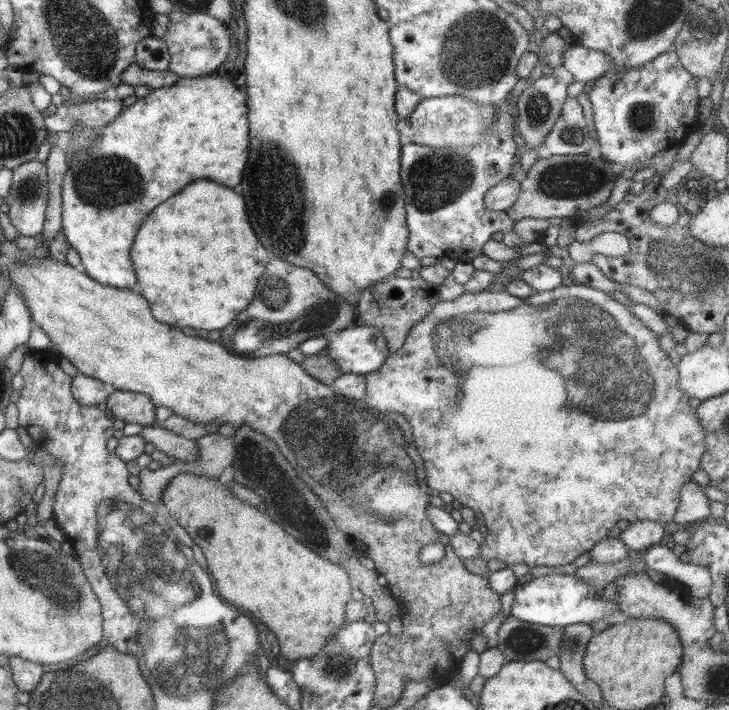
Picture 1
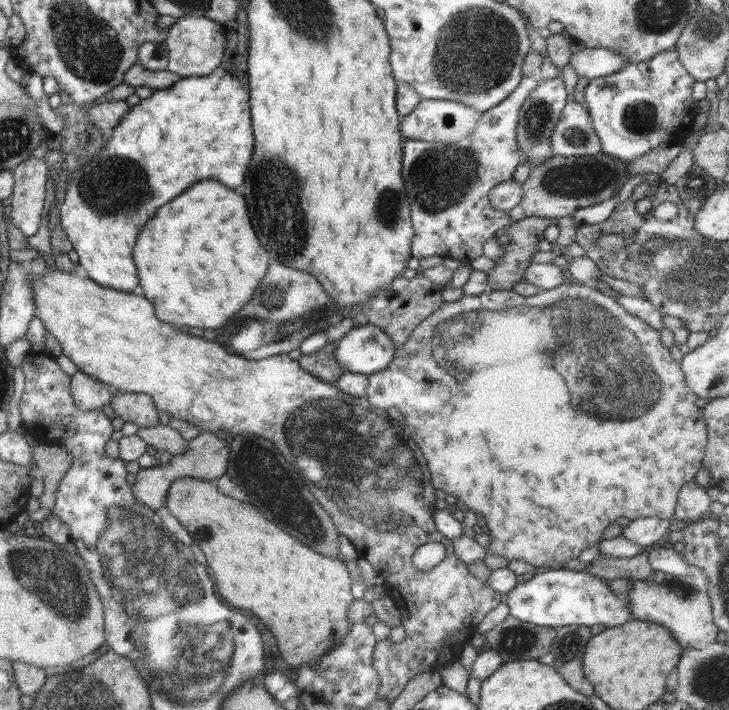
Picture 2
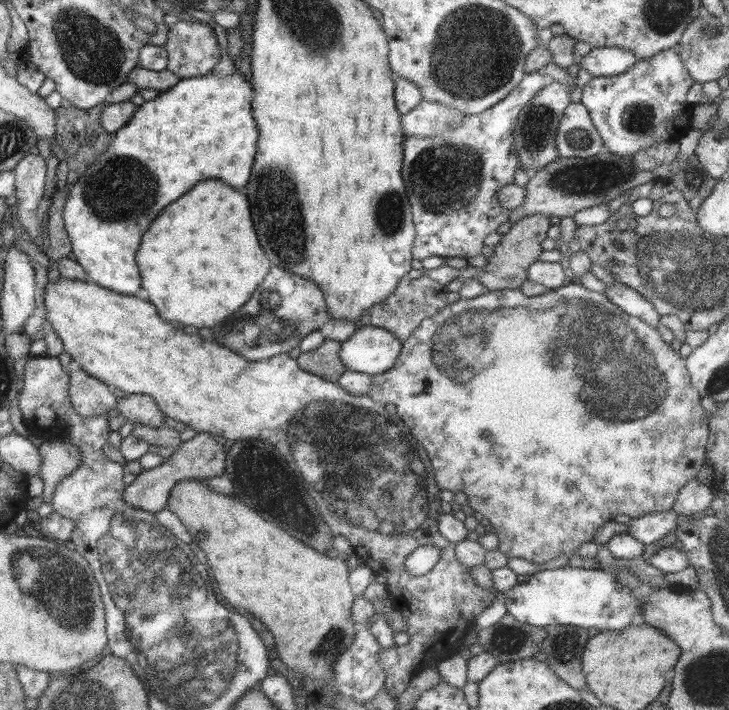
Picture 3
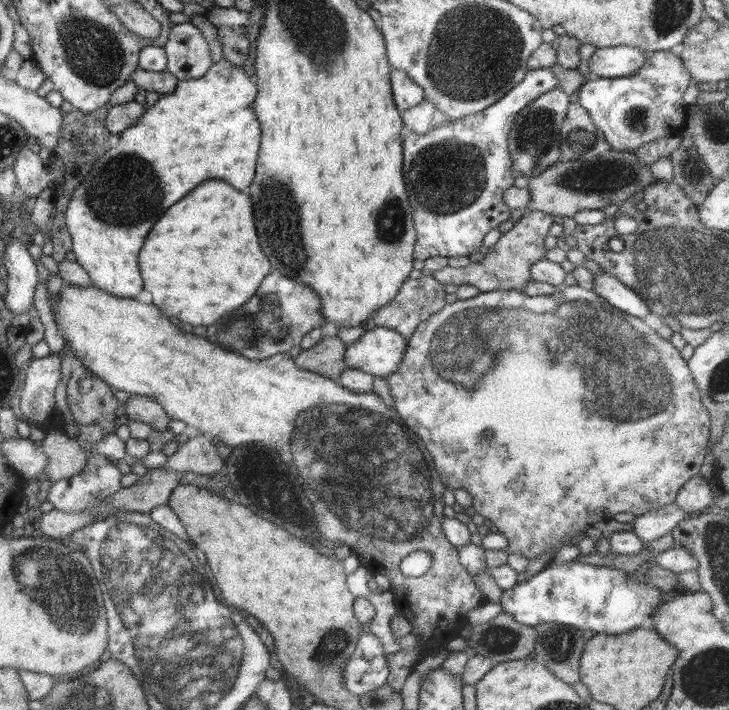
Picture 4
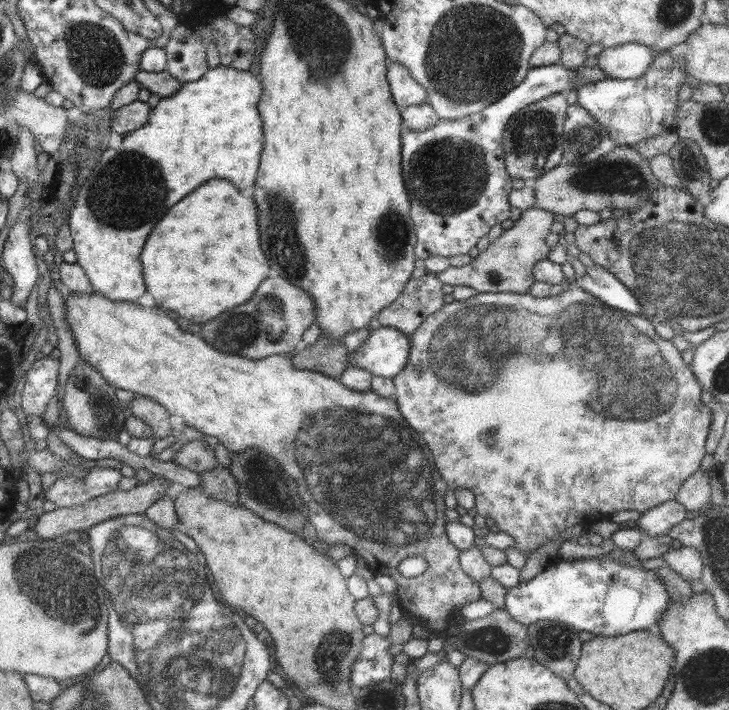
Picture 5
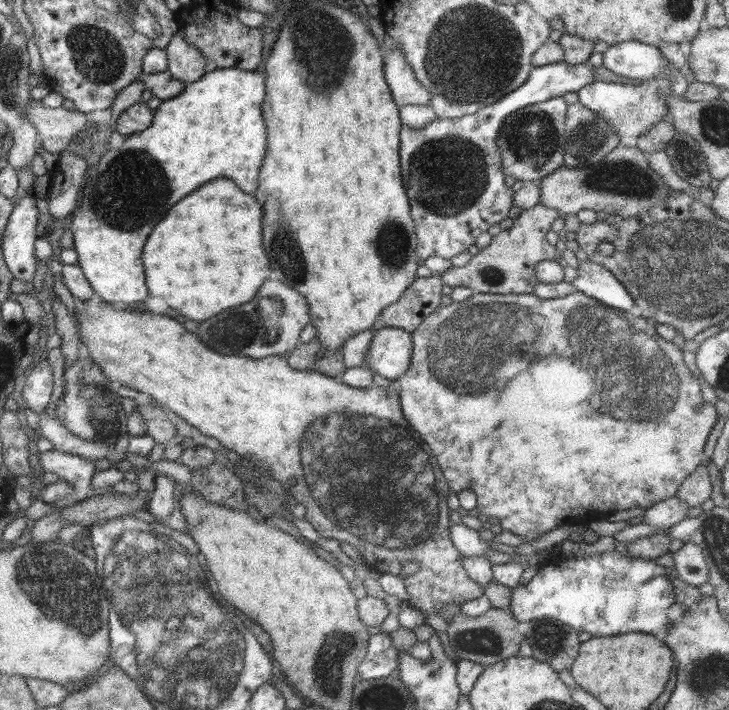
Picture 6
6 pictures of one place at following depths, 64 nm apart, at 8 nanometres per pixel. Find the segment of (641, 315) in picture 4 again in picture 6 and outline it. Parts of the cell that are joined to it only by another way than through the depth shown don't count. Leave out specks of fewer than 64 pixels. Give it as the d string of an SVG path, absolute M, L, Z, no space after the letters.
M579 261L572 288L585 297L598 301L601 306L627 312L635 305L625 288L599 264Z

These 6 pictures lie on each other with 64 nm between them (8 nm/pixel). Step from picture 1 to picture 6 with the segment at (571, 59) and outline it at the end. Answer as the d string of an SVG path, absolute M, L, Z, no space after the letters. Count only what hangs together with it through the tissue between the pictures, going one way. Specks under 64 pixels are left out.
M625 41L609 45L601 52L601 58L602 65L614 75L643 81L659 74L669 74L668 88L672 95L682 99L686 92L687 80L665 59L658 47Z

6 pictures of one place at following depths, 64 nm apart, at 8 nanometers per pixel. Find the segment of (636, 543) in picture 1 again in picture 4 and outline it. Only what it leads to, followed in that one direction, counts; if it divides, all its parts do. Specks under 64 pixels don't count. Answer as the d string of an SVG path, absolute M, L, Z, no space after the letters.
M673 502L636 516L631 522L633 524L632 531L642 540L643 544L649 543L670 533L677 523L685 519L687 515Z

